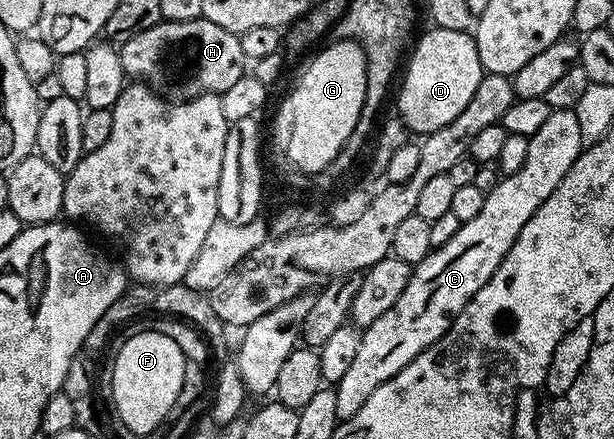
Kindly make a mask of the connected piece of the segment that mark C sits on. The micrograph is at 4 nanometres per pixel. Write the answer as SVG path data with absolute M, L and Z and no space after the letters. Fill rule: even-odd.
M573 110L550 113L546 123L543 124L543 129L529 136L527 158L524 159L519 173L506 175L497 182L495 189L491 189L491 193L485 197L483 209L475 217L462 223L459 233L455 233L455 237L451 237L447 245L433 248L422 263L416 264L410 273L407 287L403 289L395 305L392 305L391 309L383 313L370 327L364 328L359 353L355 353L355 361L351 361L351 369L347 369L347 373L343 373L343 377L335 384L335 413L338 420L344 421L355 417L363 401L367 401L367 397L371 397L371 393L375 393L375 389L383 385L383 381L395 377L395 373L404 369L420 351L426 351L434 341L443 337L443 333L448 331L453 323L453 318L468 305L471 297L475 297L475 293L479 293L479 289L483 289L483 285L487 285L495 269L499 269L503 257L519 237L523 225L527 225L535 209L539 209L539 205L543 205L543 201L547 201L547 197L555 193L559 181L567 177L571 165L575 165L582 150L579 121L575 121Z

